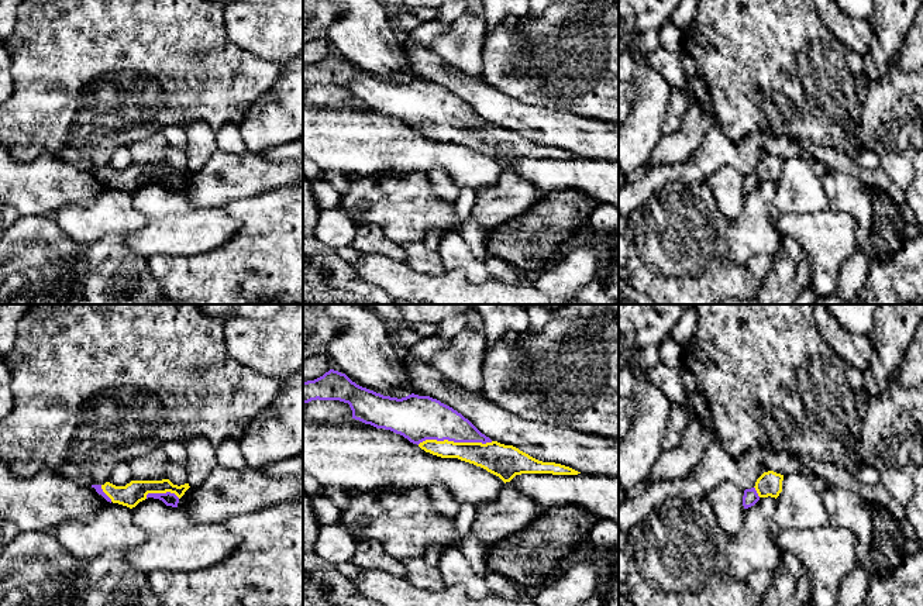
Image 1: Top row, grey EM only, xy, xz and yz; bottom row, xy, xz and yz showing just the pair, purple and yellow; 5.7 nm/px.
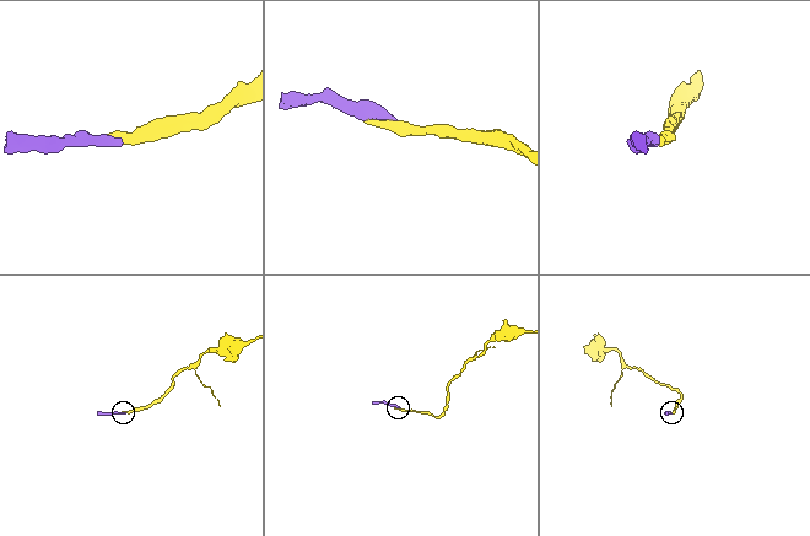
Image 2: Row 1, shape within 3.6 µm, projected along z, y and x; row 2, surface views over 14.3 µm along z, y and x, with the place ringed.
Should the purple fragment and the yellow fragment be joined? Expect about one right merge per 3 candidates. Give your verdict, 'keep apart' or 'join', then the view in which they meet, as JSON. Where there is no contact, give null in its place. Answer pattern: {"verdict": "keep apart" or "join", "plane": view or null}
{"verdict": "join", "plane": "xz"}

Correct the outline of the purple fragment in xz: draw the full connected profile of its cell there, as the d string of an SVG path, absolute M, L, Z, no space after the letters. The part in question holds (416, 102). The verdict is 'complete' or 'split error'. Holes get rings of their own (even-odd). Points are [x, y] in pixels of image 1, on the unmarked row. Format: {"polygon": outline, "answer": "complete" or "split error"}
{"polygon": "M330 54L323 61L303 66L303 87L311 85L340 85L348 87L352 103L376 113L390 114L417 128L426 137L441 142L458 142L499 161L504 168L521 158L578 159L581 156L555 147L543 147L513 130L492 125L468 103L452 92L430 80L409 79L397 83L383 80L352 66L345 58Z", "answer": "split error"}

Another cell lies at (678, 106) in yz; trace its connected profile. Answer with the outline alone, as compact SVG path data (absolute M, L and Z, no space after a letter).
M675 87L671 90L669 104L662 123L662 134L675 134L681 130L689 104L685 89Z

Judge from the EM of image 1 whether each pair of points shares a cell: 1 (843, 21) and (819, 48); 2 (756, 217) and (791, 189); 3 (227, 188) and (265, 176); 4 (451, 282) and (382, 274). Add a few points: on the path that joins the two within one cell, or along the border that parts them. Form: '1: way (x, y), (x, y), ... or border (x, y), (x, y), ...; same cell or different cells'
1: border (816, 14), (850, 50); different cells
2: border (775, 183), (774, 205), (782, 213); different cells
3: way (237, 178), (255, 176); same cell
4: way (434, 283), (405, 283), (399, 281); same cell

